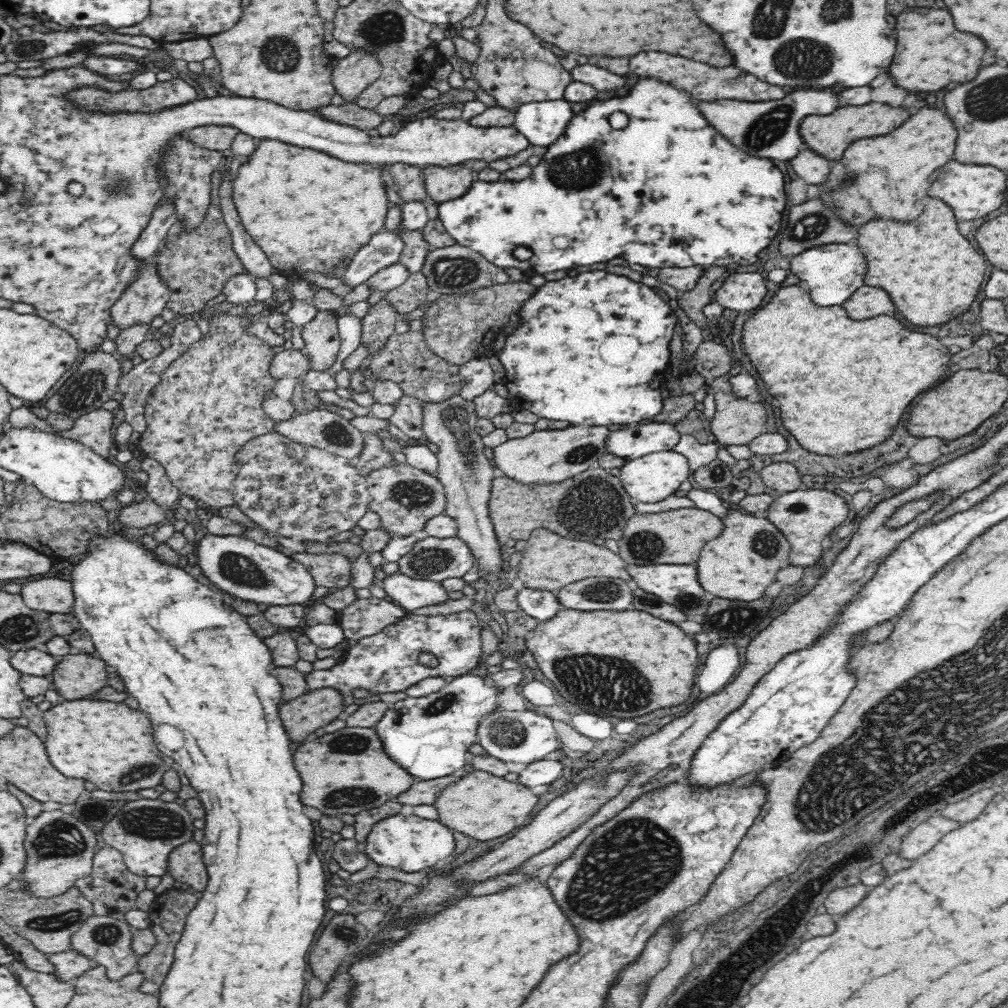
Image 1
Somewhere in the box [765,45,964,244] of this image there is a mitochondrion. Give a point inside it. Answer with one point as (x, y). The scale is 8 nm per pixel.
(850, 179)

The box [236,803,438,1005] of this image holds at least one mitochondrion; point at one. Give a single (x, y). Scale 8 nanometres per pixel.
(346, 934)

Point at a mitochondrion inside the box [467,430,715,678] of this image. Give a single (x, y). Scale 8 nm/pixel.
(592, 508)

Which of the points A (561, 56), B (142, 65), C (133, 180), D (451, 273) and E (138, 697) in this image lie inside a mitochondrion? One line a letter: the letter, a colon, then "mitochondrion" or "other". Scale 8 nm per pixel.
A: other
B: other
C: mitochondrion
D: mitochondrion
E: other

